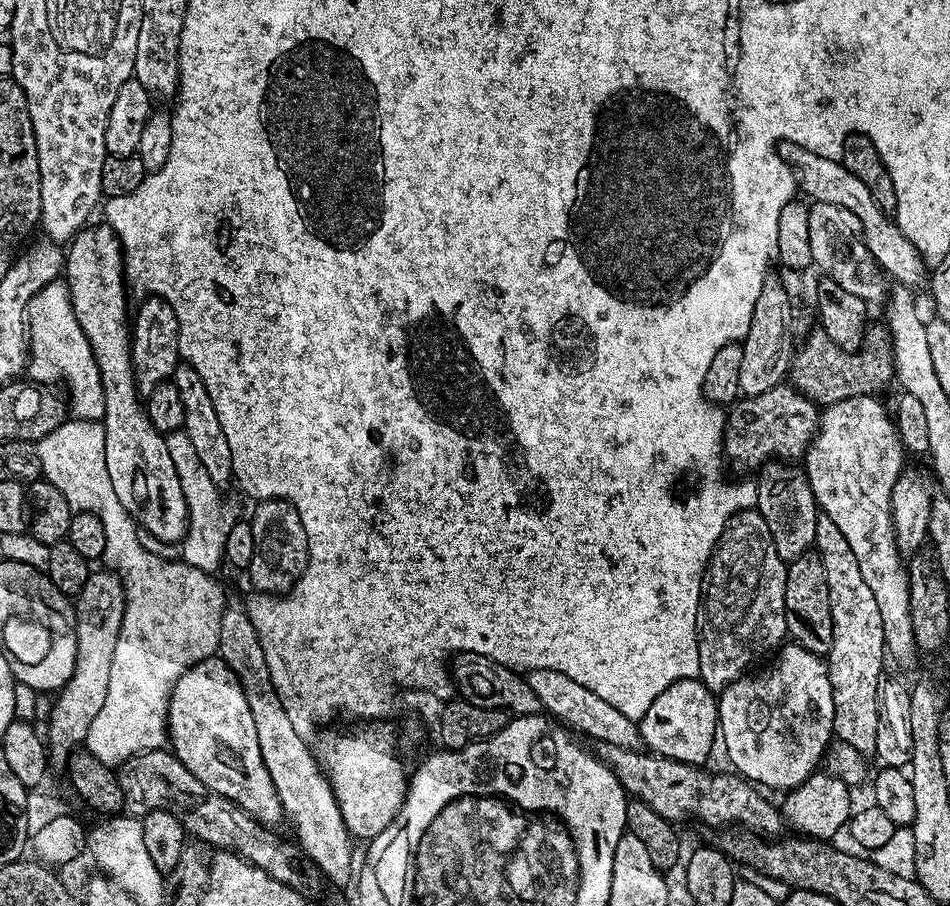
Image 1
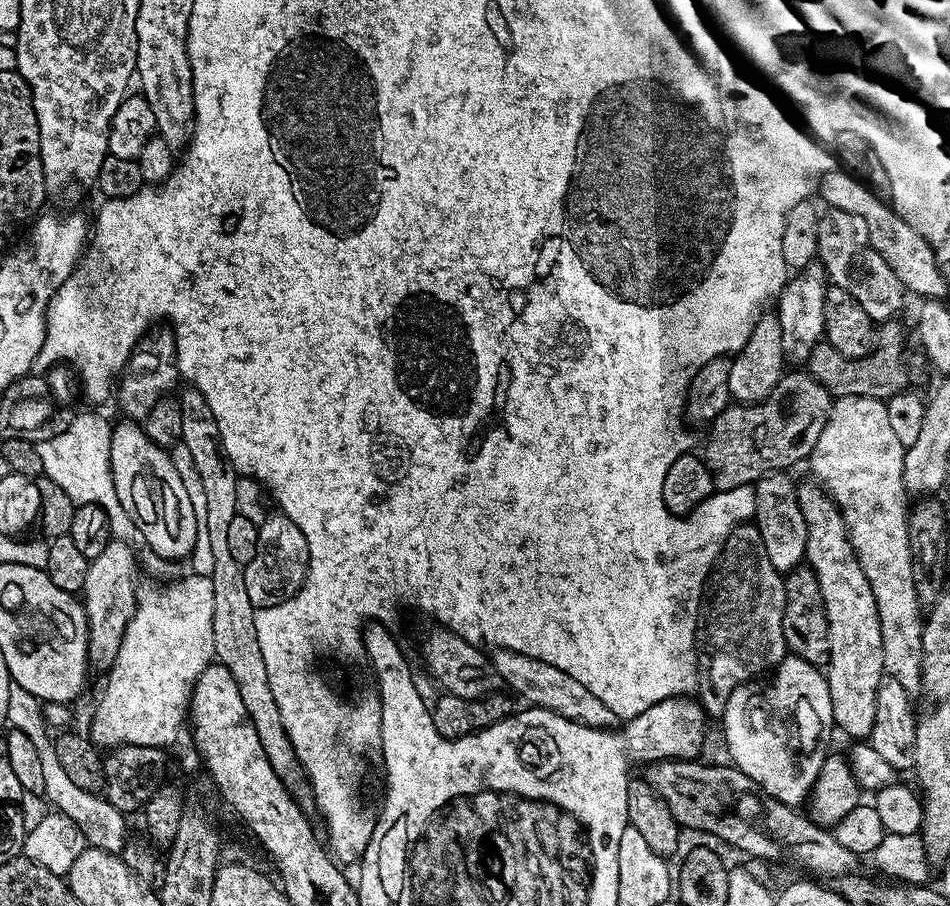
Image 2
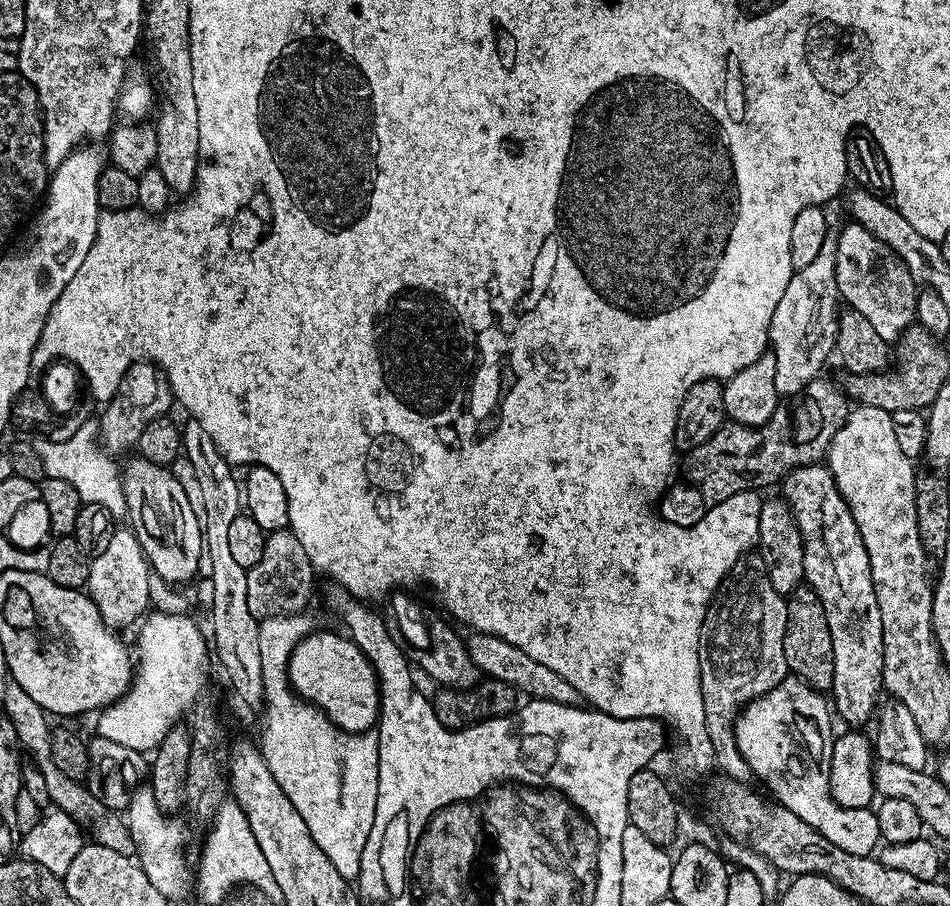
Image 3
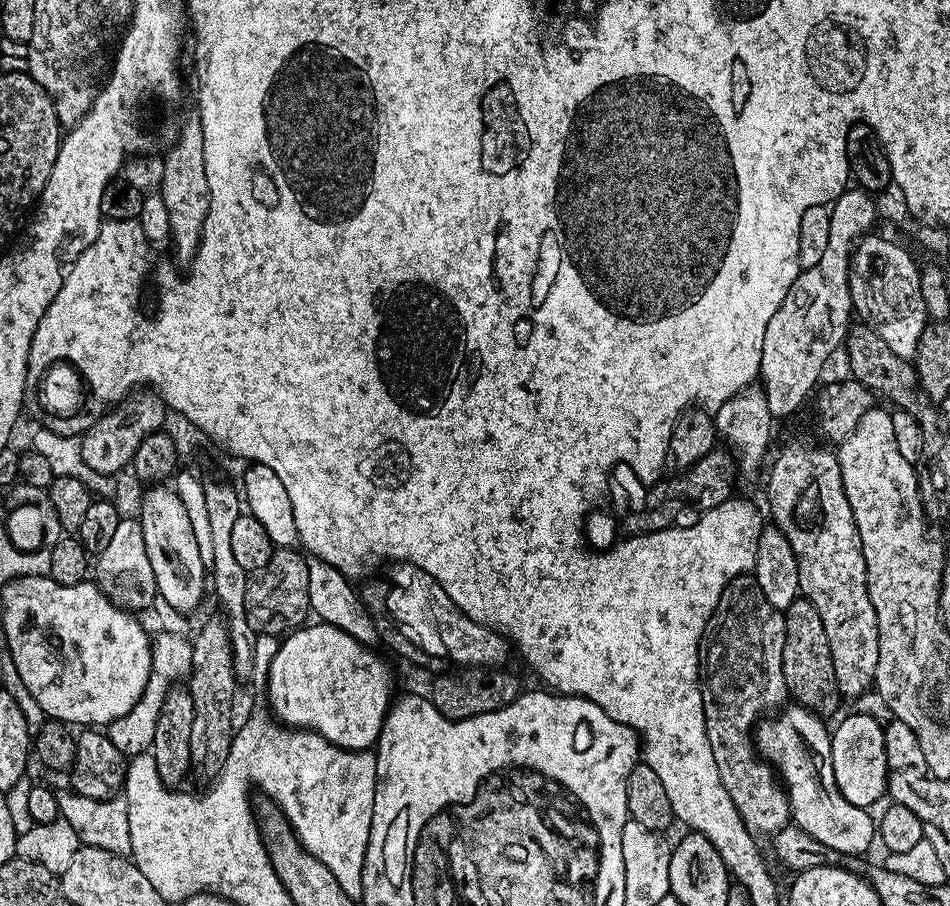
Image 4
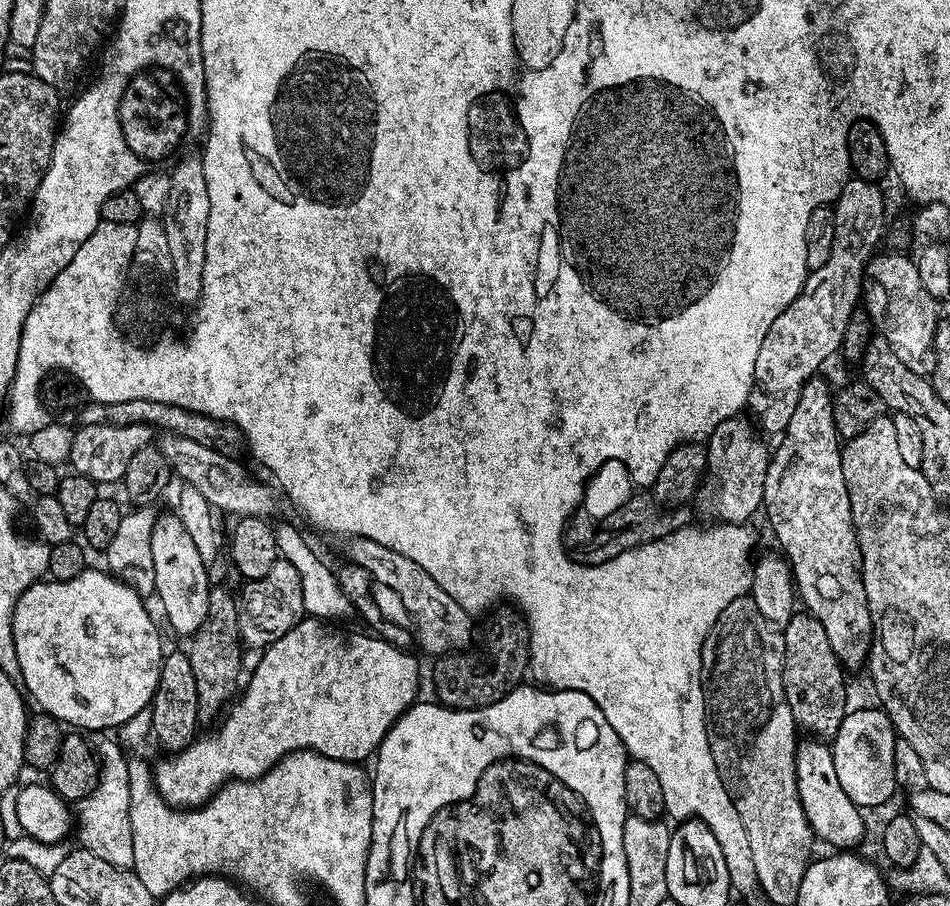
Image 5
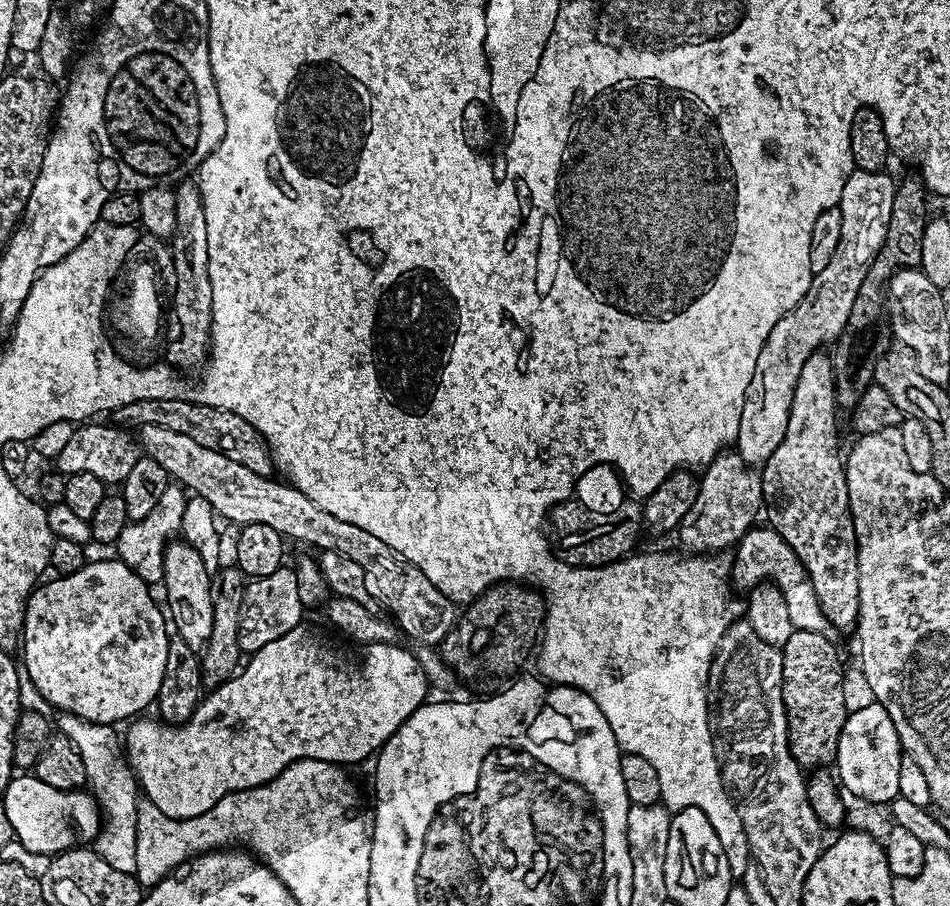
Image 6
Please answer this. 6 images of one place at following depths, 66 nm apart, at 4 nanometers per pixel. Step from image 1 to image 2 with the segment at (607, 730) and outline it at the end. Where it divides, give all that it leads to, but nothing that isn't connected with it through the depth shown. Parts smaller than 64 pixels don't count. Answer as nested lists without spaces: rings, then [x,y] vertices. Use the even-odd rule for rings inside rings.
[[[501,648],[493,651],[490,656],[494,670],[498,670],[500,683],[505,689],[511,690],[517,697],[521,696],[525,705],[534,708],[545,708],[562,718],[570,718],[572,722],[578,722],[582,726],[591,728],[615,729],[618,718],[606,702],[594,698],[590,686],[582,686],[575,678],[570,678],[566,670],[558,670],[558,666],[550,666],[550,662],[542,662],[538,658],[530,658],[521,652]]]

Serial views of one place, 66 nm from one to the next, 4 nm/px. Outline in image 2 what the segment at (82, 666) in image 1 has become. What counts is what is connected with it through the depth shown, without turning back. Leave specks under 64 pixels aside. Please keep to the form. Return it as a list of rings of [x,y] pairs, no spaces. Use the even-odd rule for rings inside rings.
[[[113,539],[94,558],[88,562],[86,580],[82,591],[84,613],[88,619],[88,655],[93,669],[100,674],[106,674],[114,666],[118,658],[118,646],[122,646],[122,634],[126,634],[126,626],[130,618],[134,618],[136,609],[136,594],[138,579],[136,580],[136,558],[132,554],[132,547],[122,540]]]

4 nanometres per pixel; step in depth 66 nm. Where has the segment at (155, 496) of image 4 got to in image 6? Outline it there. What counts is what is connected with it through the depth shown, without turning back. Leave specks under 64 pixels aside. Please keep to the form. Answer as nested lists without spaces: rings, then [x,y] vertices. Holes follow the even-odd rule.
[[[183,542],[168,544],[164,551],[164,577],[162,579],[164,596],[168,599],[169,609],[167,608],[167,611],[170,613],[174,631],[182,634],[182,638],[186,638],[188,645],[197,650],[203,649],[206,641],[210,638],[214,622],[213,583],[210,570],[206,566],[206,562],[202,562],[198,550],[194,550],[189,544]],[[170,611],[172,611],[172,616]]]

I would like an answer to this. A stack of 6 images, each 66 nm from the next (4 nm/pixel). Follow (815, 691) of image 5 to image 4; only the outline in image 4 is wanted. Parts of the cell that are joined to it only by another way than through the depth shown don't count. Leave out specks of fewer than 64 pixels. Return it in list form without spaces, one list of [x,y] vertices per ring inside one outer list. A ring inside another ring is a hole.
[[[798,598],[788,608],[783,609],[784,614],[784,649],[782,650],[782,670],[784,681],[788,687],[788,696],[791,697],[799,707],[808,708],[821,718],[828,715],[842,703],[842,697],[836,685],[834,674],[834,658],[830,654],[830,638],[826,638],[826,626],[822,626],[822,618],[818,610],[803,598]]]

